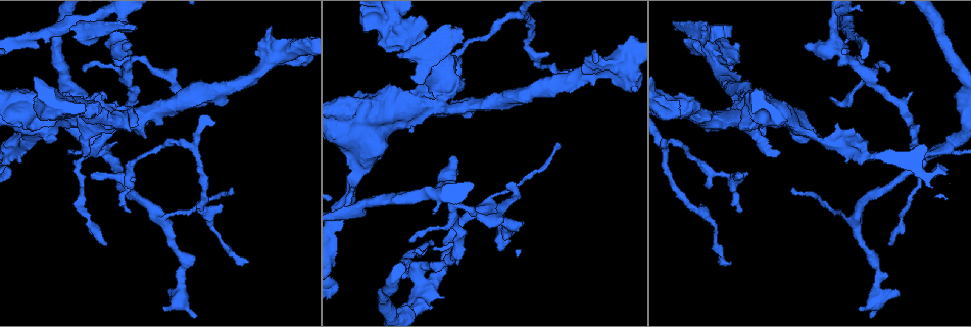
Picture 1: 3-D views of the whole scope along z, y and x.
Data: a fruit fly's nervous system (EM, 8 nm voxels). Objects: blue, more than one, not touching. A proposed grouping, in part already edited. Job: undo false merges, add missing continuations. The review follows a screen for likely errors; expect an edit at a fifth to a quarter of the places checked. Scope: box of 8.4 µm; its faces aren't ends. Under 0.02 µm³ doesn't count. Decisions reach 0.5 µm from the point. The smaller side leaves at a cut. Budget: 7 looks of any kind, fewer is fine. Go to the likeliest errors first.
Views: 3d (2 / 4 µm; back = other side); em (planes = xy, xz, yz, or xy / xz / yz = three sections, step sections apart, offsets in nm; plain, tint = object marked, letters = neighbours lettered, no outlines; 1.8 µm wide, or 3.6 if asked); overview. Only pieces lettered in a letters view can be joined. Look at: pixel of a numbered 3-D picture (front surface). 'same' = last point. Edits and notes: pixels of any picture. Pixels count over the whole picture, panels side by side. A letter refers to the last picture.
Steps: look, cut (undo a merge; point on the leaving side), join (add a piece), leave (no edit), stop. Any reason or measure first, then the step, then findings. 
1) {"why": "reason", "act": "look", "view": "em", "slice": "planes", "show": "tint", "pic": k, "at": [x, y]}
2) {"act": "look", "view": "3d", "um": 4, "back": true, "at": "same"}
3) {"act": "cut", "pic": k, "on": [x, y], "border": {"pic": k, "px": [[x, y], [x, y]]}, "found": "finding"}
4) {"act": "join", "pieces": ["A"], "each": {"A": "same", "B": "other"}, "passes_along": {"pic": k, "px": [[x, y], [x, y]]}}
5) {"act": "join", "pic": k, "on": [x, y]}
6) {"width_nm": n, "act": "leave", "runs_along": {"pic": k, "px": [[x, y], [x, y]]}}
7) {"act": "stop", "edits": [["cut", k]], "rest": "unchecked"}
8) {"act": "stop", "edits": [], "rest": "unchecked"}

{"why": "branch stops here", "act": "look", "view": "em", "slice": "planes", "show": "letters", "pic": 1, "at": [413, 78]}

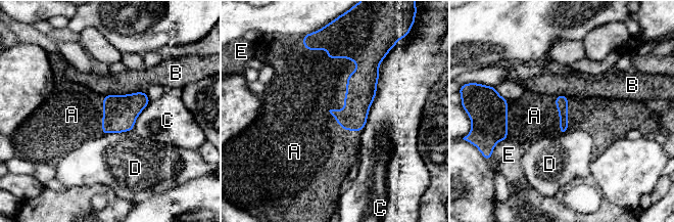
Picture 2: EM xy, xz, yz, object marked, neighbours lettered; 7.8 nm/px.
{"act": "join", "pieces": ["A"], "each": {"A": "same", "B": "other", "C": "other", "D": "other", "E": "other"}, "passes_along": {"pic": 2, "px": [[362, 83], [346, 83], [315, 85]]}, "found": "the neuron continues"}

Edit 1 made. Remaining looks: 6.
{"why": "branch stops here", "act": "look", "view": "em", "slice": "yz", "step": 16, "show": "letters", "pic": 1, "at": [454, 155]}

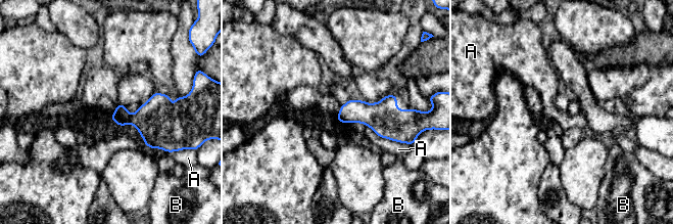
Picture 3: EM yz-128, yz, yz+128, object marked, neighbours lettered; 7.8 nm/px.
{"act": "look", "view": "em", "slice": "planes", "show": "letters", "at": "same"}

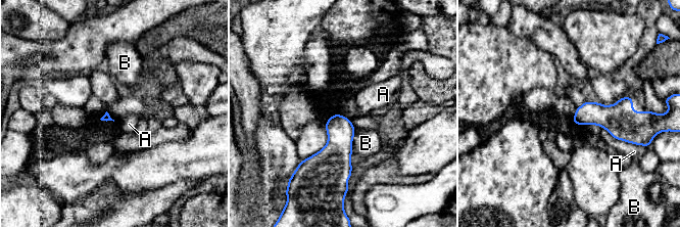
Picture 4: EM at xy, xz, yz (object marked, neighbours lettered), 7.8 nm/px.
{"act": "leave", "each": {"A": "other", "B": "other"}, "border": {"pic": 4, "px": [[575, 124], [599, 125], [635, 145]]}, "found": "none of them fits"}

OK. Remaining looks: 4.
{"why": "touches itself", "act": "look", "view": "em", "um": 3.6, "slice": "xy", "step": 8, "show": "tint", "pic": 1, "at": [34, 140]}

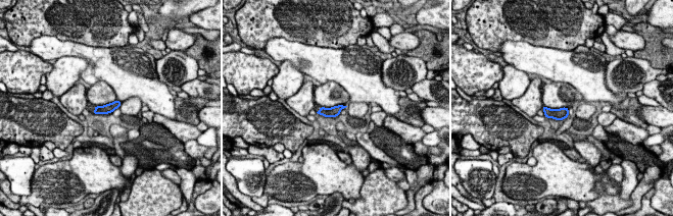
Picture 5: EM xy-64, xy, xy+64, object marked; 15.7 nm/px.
{"why": "see the neighbours", "act": "look", "view": "em", "um": 3.6, "slice": "xy", "step": 8, "show": "letters", "at": "same"}

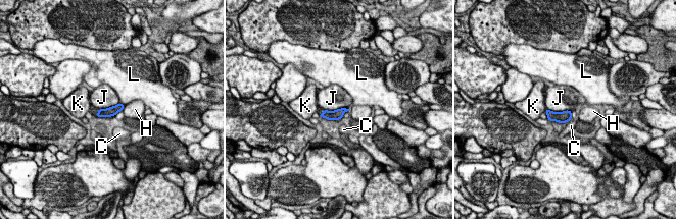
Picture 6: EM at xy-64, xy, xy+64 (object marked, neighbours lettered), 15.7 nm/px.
{"width_nm": 160, "act": "leave", "each": {"C": "other", "H": "other", "J": "other", "K": "other", "L": "other"}, "border": {"pic": 6, "px": [[349, 108], [324, 110]]}, "found": "all the same neuron"}

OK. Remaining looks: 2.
{"act": "stop", "edits": [["join", 2]], "rest": "unchecked"}

